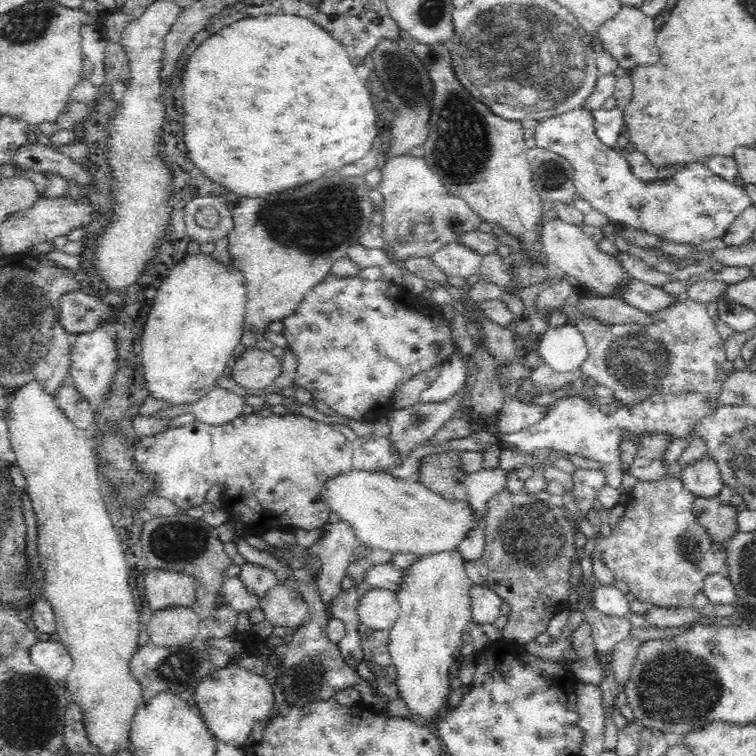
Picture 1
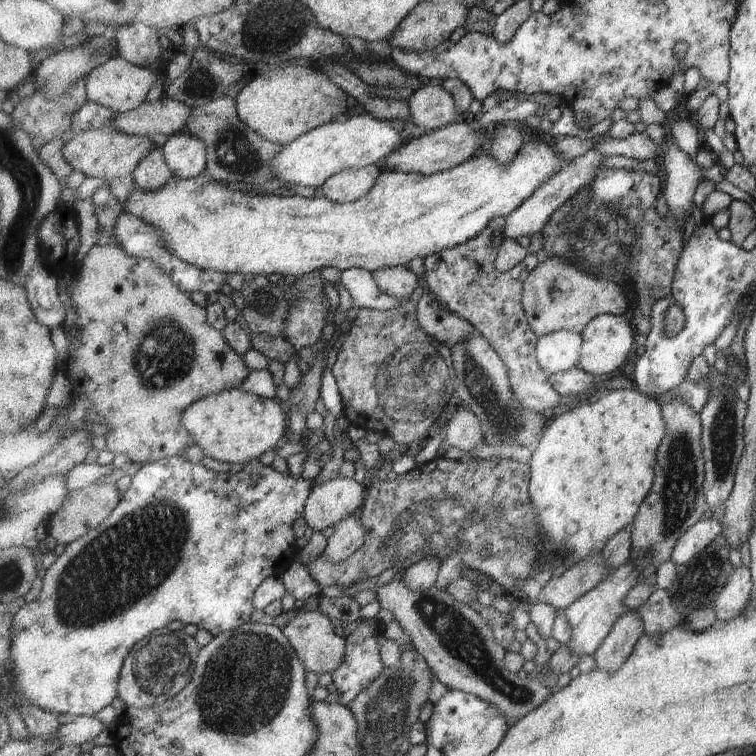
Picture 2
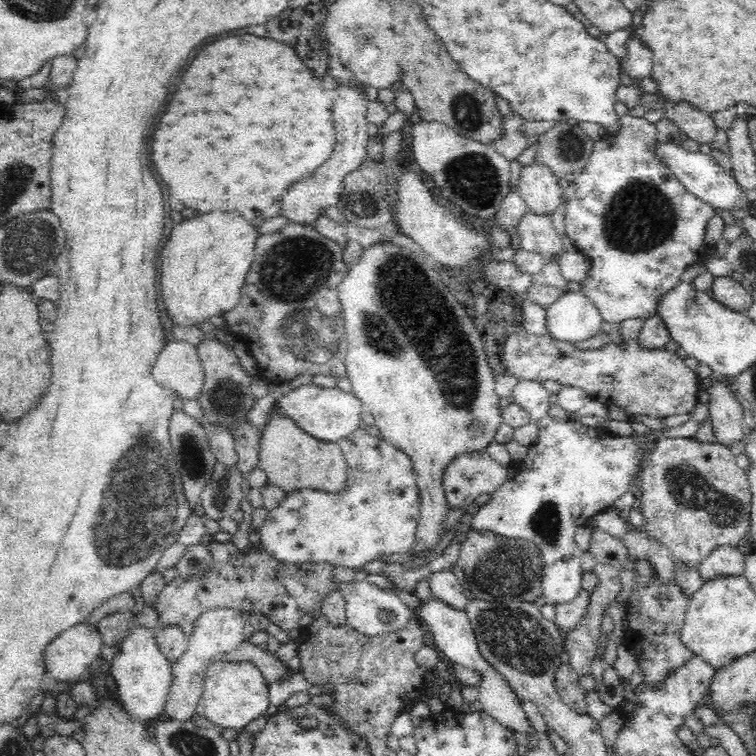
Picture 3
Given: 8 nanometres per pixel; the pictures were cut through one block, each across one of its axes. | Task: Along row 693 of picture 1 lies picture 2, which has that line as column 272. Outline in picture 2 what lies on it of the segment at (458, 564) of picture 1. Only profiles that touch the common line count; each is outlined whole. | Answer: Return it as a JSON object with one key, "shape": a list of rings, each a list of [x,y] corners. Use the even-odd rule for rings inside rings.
{"shape":[[[233,388],[205,396],[191,404],[183,412],[181,424],[195,438],[195,444],[205,458],[247,465],[267,450],[275,451],[283,437],[289,435],[287,410],[288,407],[278,399],[267,399],[242,388]]]}

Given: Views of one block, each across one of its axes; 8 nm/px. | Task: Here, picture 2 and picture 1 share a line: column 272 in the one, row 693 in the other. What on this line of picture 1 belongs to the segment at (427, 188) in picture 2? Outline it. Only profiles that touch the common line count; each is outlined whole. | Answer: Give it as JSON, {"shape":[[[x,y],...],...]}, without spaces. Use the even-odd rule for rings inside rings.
{"shape":[[[228,664],[205,676],[193,694],[197,711],[217,739],[231,746],[248,747],[252,728],[260,720],[268,720],[275,712],[274,692],[266,676],[258,675],[238,665]]]}

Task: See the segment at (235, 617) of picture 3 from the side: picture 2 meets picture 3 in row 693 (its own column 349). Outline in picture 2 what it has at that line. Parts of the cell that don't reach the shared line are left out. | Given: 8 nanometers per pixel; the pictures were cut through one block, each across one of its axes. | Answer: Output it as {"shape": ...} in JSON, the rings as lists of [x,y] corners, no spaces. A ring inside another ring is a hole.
{"shape":[[[375,164],[341,171],[325,181],[321,192],[338,203],[355,202],[372,191],[379,175],[378,165]]]}

